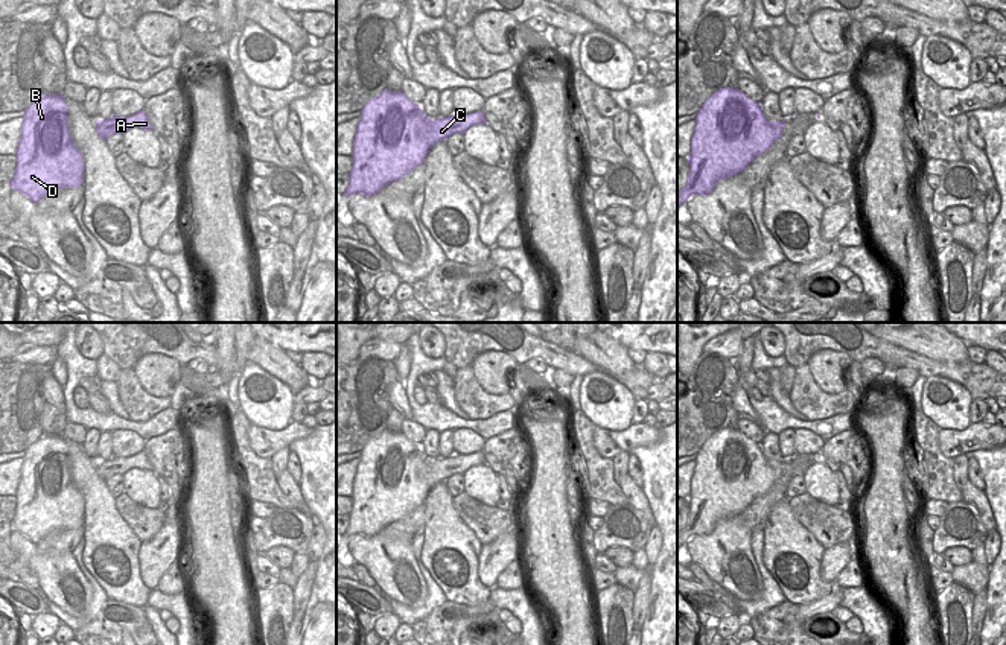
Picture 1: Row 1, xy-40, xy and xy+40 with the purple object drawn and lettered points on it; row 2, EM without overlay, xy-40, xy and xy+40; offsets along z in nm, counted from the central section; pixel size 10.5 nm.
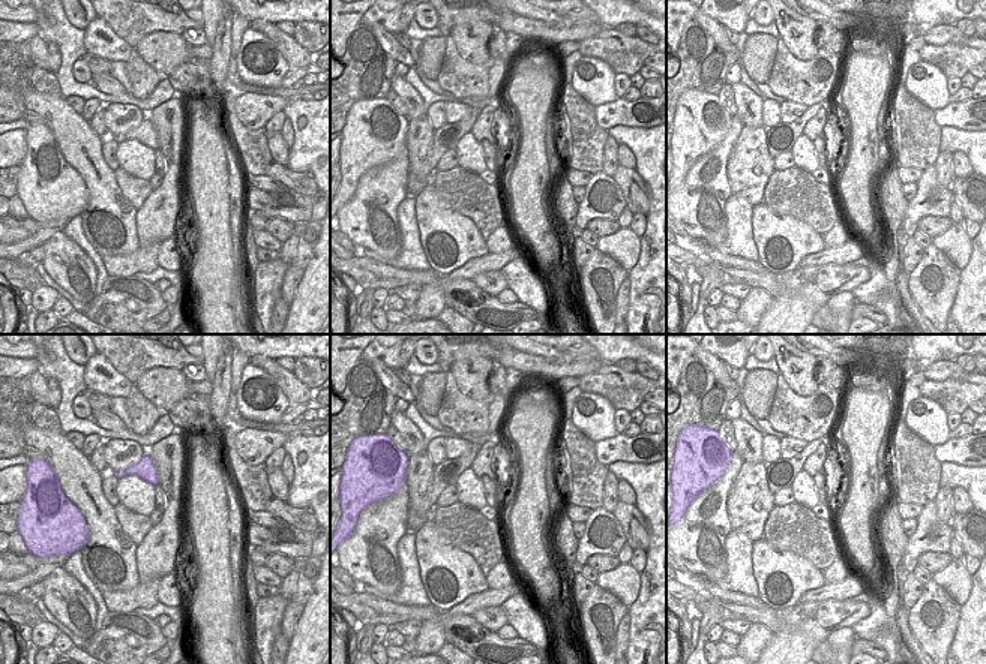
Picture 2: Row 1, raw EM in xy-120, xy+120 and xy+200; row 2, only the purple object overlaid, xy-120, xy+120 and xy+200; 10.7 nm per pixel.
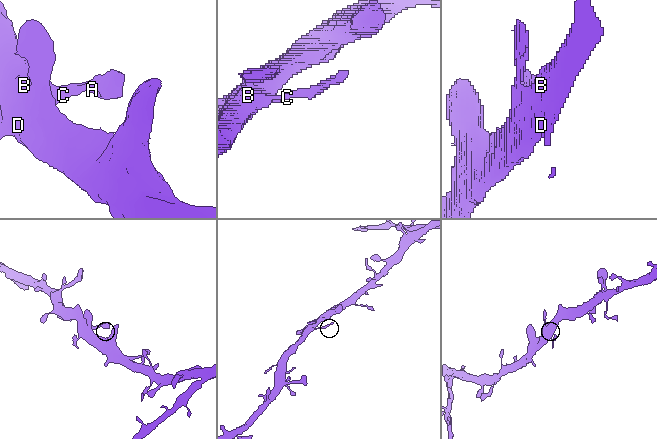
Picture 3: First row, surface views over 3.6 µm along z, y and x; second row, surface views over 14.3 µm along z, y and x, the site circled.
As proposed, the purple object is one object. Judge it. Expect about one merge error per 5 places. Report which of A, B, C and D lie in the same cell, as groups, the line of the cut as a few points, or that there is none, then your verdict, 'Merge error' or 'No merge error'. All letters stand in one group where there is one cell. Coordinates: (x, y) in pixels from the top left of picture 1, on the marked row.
Groups: A B C D. No split. No merge error

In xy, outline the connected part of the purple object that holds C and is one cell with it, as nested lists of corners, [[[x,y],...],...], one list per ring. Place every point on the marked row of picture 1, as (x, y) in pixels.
[[[385,88],[361,110],[344,196],[379,193],[423,164],[435,143],[479,123],[485,123],[482,110],[431,119],[402,91]]]

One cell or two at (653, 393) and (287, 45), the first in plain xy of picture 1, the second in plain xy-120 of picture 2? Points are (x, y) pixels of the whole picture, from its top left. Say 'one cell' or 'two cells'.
two cells

